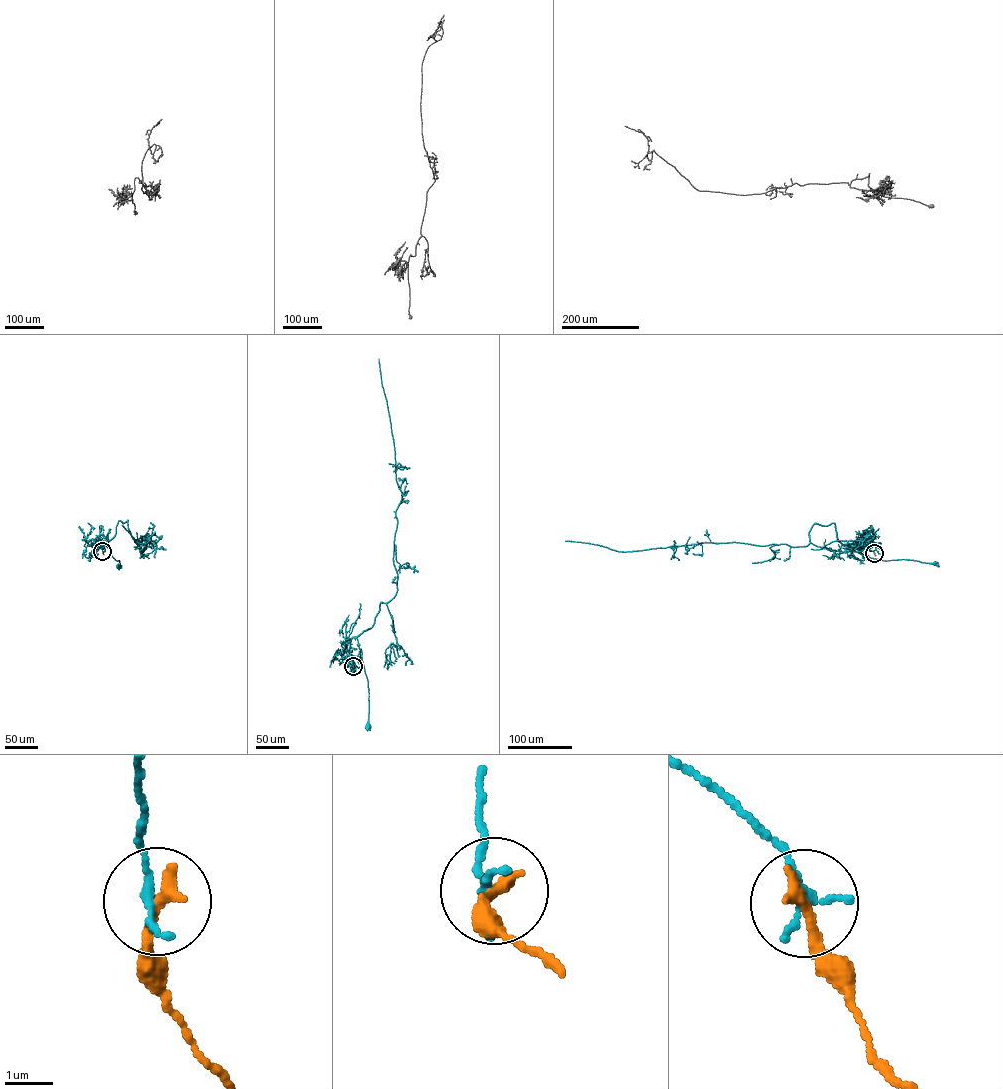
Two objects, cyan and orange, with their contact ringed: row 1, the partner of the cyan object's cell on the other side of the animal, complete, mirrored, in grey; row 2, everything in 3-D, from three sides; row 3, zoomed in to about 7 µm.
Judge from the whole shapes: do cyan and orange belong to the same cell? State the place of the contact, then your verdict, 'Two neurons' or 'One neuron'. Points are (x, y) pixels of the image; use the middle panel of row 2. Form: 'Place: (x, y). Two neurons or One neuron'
Place: (353, 666). Two neurons

